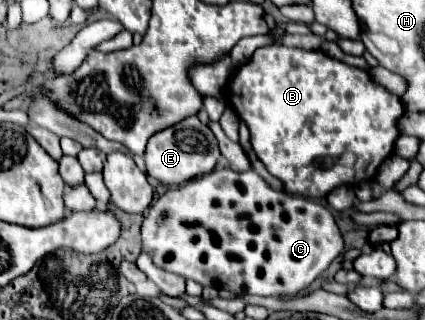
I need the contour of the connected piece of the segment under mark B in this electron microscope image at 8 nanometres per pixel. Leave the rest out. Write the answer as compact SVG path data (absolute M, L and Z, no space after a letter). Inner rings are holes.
M278 44L258 48L244 66L236 68L234 76L228 80L226 98L236 116L246 122L256 156L266 170L282 182L284 192L312 200L326 198L338 186L358 186L364 180L372 180L378 166L392 154L400 136L398 122L404 116L402 100L384 86L372 82L366 70L348 66L322 50ZM344 154L352 154L354 164L342 164Z

